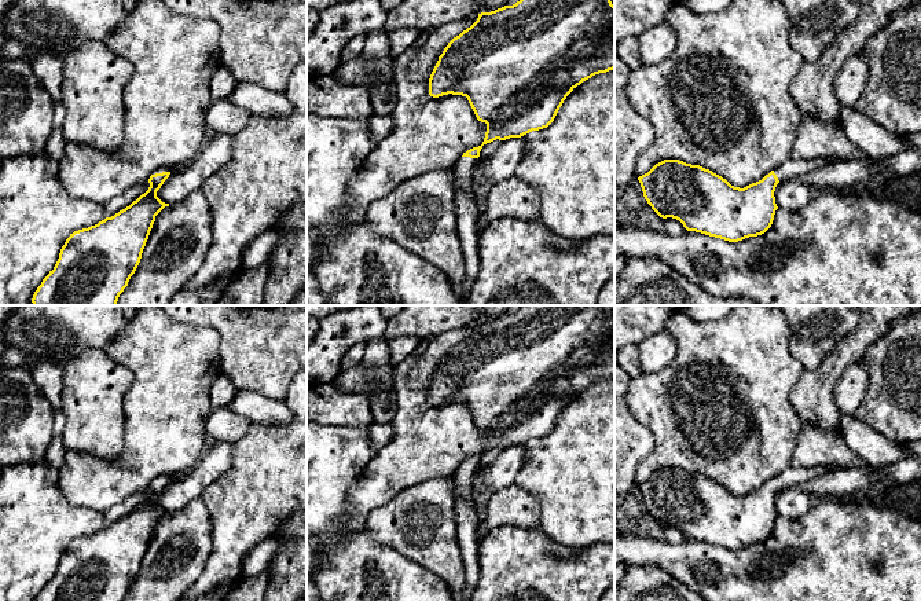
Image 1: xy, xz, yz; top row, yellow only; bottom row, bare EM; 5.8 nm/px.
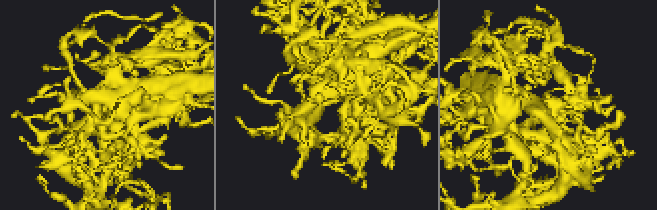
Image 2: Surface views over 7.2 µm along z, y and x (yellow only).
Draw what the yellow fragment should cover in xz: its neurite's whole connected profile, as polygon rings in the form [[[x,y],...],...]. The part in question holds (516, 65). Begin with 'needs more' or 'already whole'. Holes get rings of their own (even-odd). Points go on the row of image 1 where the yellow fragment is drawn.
needs more; [[[520,0],[491,12],[478,14],[477,21],[454,37],[429,78],[429,95],[466,96],[477,120],[487,124],[481,146],[463,153],[454,169],[470,187],[474,168],[484,144],[496,139],[521,138],[547,128],[566,96],[583,81],[614,69],[614,6],[610,0]]]

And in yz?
needs more; [[[789,158],[762,180],[740,188],[700,165],[686,164],[679,160],[664,160],[647,173],[639,176],[638,180],[645,199],[660,217],[676,219],[687,231],[738,242],[762,235],[771,227],[778,209],[774,191],[779,182],[792,179],[796,173],[819,169],[834,162],[833,160],[797,161]]]

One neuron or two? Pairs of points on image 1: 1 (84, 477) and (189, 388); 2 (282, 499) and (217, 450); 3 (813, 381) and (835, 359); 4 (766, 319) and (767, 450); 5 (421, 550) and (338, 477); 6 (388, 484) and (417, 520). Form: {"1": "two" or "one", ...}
{"1": "one", "2": "two", "3": "one", "4": "one", "5": "two", "6": "two"}

